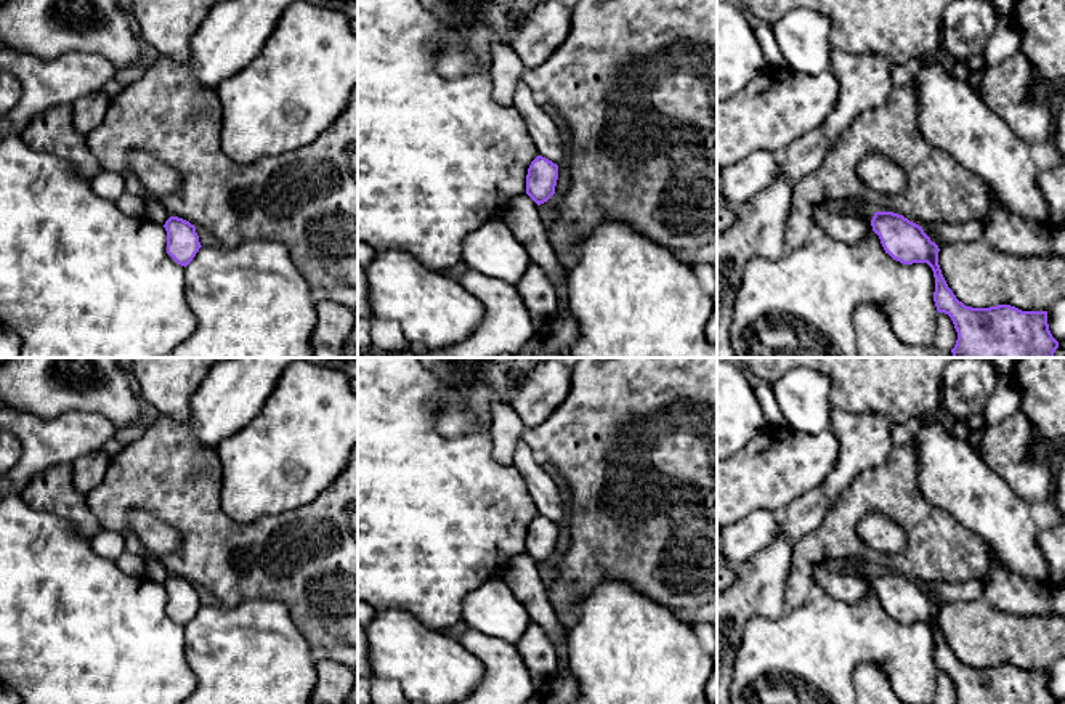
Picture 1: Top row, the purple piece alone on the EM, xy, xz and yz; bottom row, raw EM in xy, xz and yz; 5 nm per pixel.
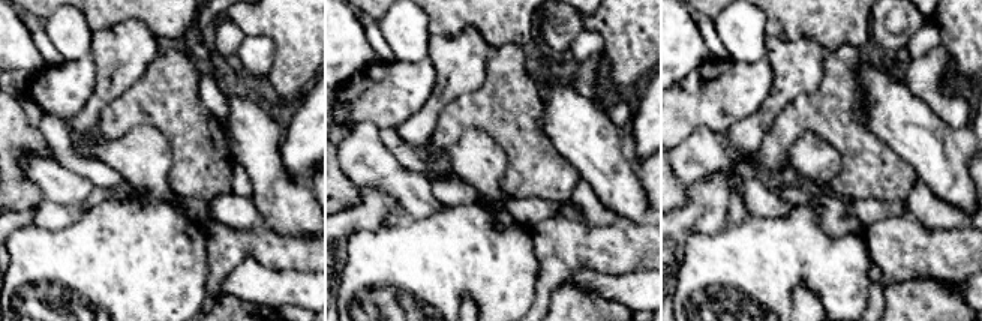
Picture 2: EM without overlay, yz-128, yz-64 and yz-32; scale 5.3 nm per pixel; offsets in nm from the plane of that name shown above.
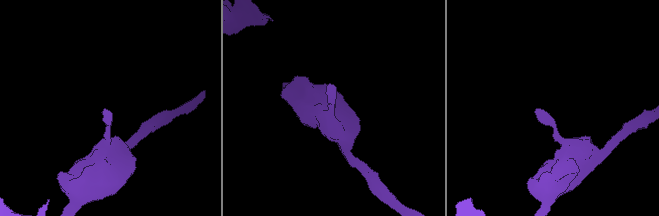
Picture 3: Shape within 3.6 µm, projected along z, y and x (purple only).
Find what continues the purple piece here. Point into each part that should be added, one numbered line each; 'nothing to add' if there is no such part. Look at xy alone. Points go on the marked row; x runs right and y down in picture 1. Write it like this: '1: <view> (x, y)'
nothing to add

